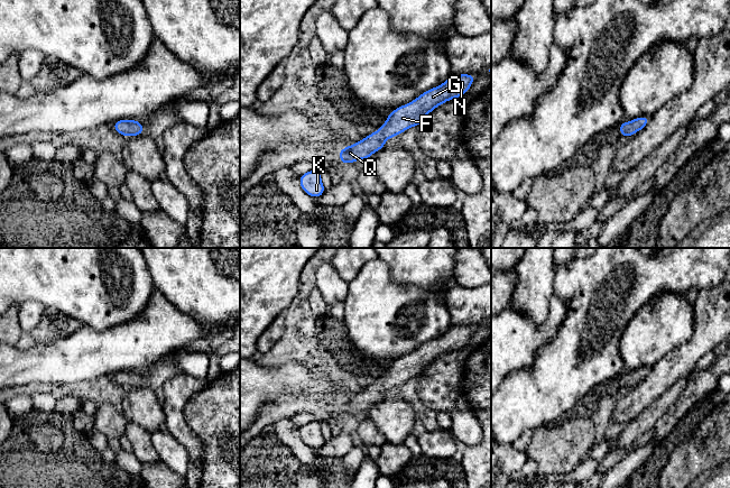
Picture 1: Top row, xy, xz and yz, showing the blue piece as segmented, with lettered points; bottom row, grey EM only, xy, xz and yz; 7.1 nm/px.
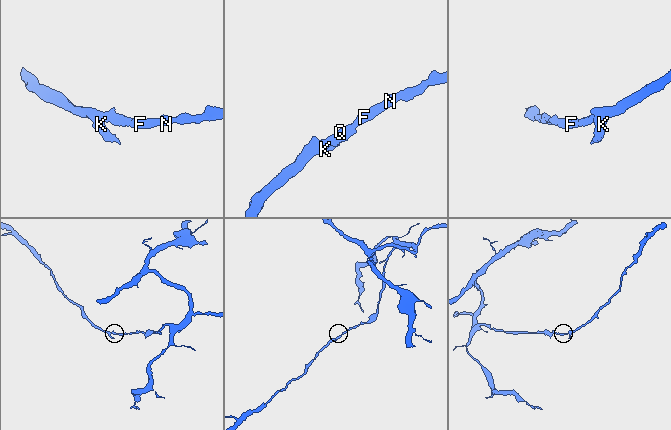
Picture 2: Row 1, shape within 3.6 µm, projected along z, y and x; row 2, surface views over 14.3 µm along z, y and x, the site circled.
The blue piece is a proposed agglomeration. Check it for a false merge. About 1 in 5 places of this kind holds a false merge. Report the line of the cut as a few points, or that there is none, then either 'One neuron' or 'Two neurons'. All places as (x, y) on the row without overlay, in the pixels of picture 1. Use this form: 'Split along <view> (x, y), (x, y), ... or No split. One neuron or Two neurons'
No split. One neuron

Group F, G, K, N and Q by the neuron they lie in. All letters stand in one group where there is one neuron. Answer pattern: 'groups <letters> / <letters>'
groups F G K N Q

